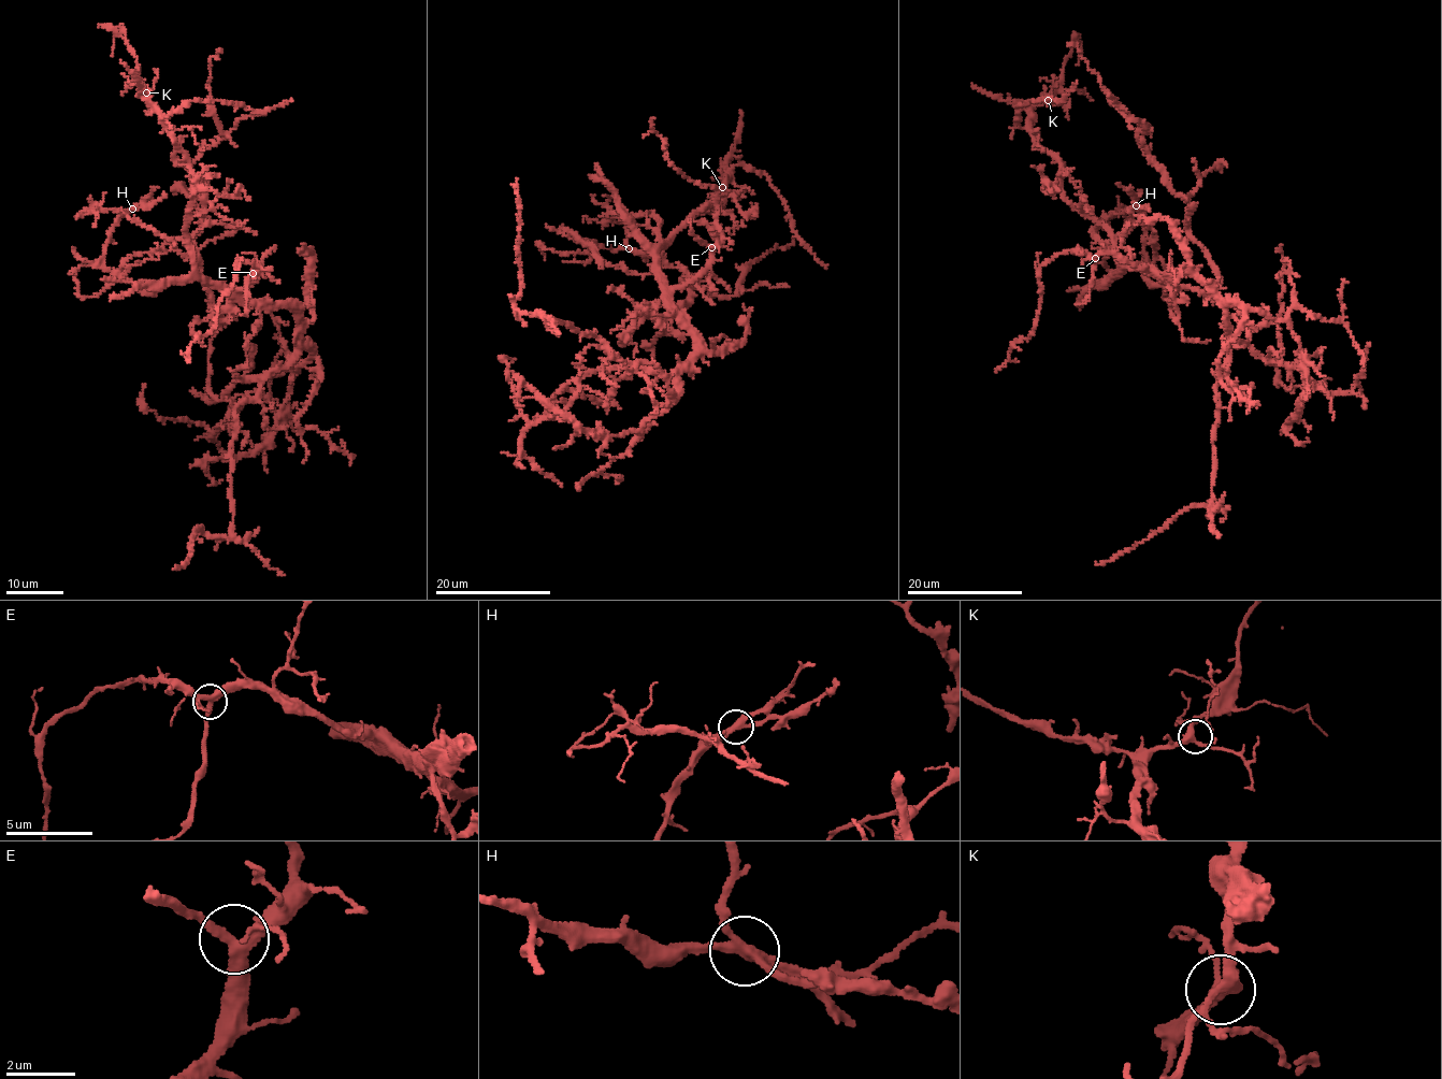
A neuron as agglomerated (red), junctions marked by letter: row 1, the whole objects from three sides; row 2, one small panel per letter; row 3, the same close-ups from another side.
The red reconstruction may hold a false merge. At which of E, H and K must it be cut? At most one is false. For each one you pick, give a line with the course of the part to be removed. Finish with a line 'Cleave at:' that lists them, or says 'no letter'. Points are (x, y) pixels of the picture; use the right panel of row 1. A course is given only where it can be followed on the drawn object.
H: foreign part runs (1136, 206), (1145, 228), (1143, 273), (1152, 285), (1158, 284)
Cleave at: H

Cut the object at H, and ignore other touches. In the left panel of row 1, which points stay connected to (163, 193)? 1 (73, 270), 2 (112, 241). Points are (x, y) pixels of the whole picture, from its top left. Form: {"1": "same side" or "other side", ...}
{"1": "other side", "2": "other side"}

